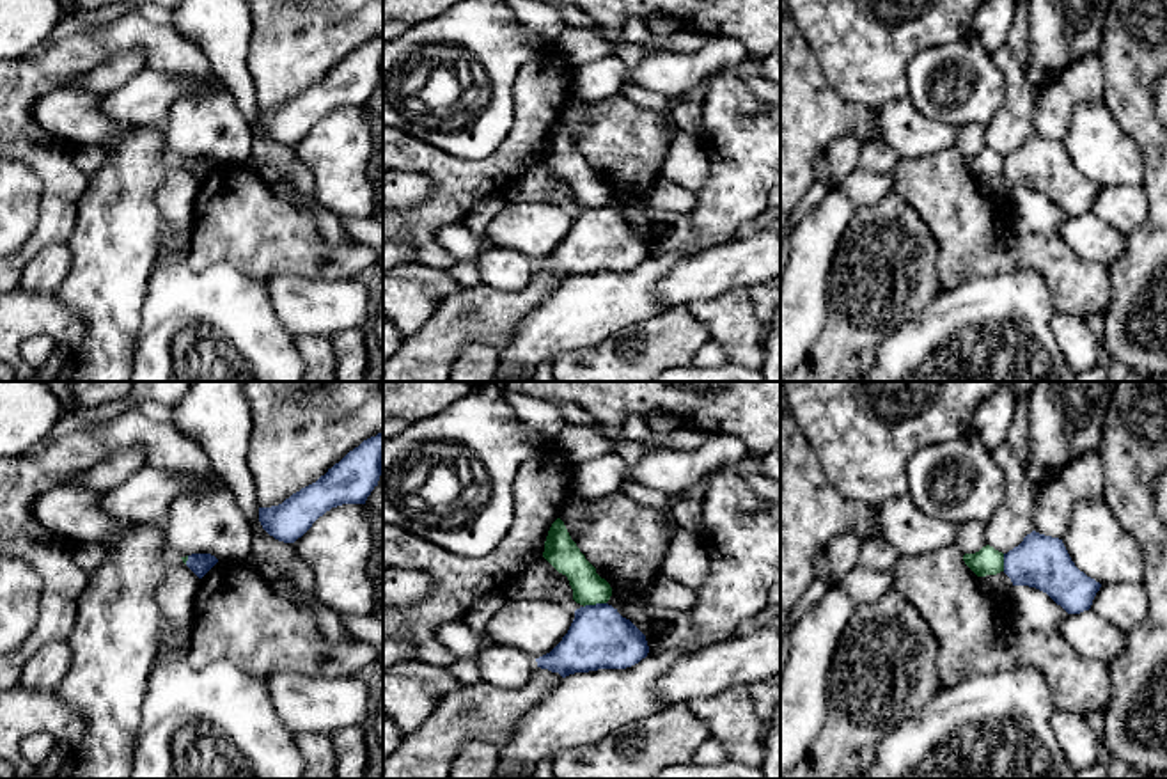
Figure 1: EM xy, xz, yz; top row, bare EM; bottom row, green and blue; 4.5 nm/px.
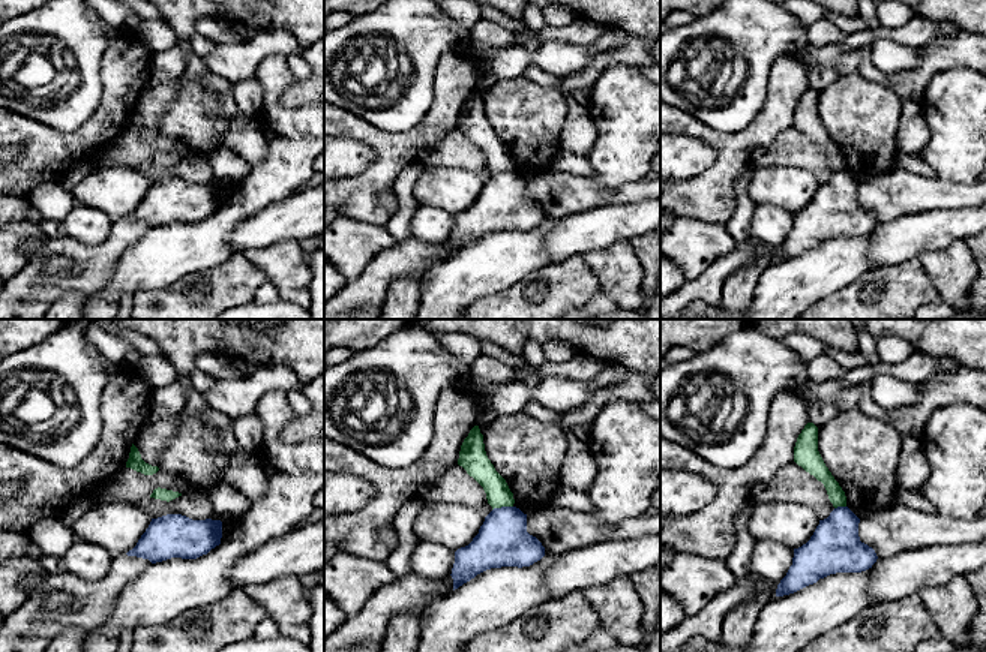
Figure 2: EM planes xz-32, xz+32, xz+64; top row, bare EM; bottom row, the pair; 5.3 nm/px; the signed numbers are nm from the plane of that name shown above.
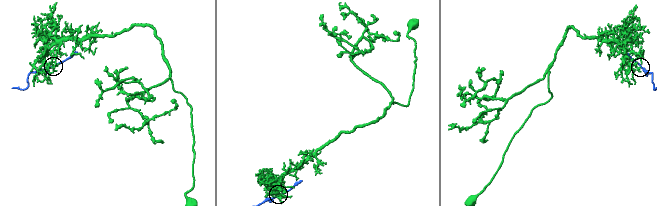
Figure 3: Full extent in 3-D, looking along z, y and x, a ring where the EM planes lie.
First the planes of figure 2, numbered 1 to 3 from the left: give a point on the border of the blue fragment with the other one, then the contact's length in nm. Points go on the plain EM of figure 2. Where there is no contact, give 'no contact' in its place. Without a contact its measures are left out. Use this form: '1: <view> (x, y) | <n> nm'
1: no contact
2: xz+32 (502, 170) | 110 nm
3: xz+64 (839, 170) | 70 nm

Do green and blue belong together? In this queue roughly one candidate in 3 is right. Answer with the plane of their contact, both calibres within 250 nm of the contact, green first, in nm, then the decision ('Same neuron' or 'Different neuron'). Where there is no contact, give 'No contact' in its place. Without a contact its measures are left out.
Touches green in xz. Thickness 150 nm (green) against 280 nm. Different neuron

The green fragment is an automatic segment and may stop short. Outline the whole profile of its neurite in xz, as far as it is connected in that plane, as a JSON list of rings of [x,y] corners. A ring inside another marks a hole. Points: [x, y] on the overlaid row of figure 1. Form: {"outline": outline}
{"outline": [[[560,518],[548,531],[543,557],[568,577],[576,603],[585,607],[610,600],[610,584],[596,573],[596,568],[580,552]]]}

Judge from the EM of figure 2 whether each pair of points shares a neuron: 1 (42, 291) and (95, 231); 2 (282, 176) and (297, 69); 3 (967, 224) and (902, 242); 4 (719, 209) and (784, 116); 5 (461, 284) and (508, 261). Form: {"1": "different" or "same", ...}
{"1": "different", "2": "different", "3": "same", "4": "same", "5": "same"}

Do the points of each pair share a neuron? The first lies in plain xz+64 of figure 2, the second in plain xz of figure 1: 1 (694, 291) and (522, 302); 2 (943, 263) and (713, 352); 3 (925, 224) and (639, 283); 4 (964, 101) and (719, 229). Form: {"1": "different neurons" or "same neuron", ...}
{"1": "same neuron", "2": "different neurons", "3": "different neurons", "4": "same neuron"}

